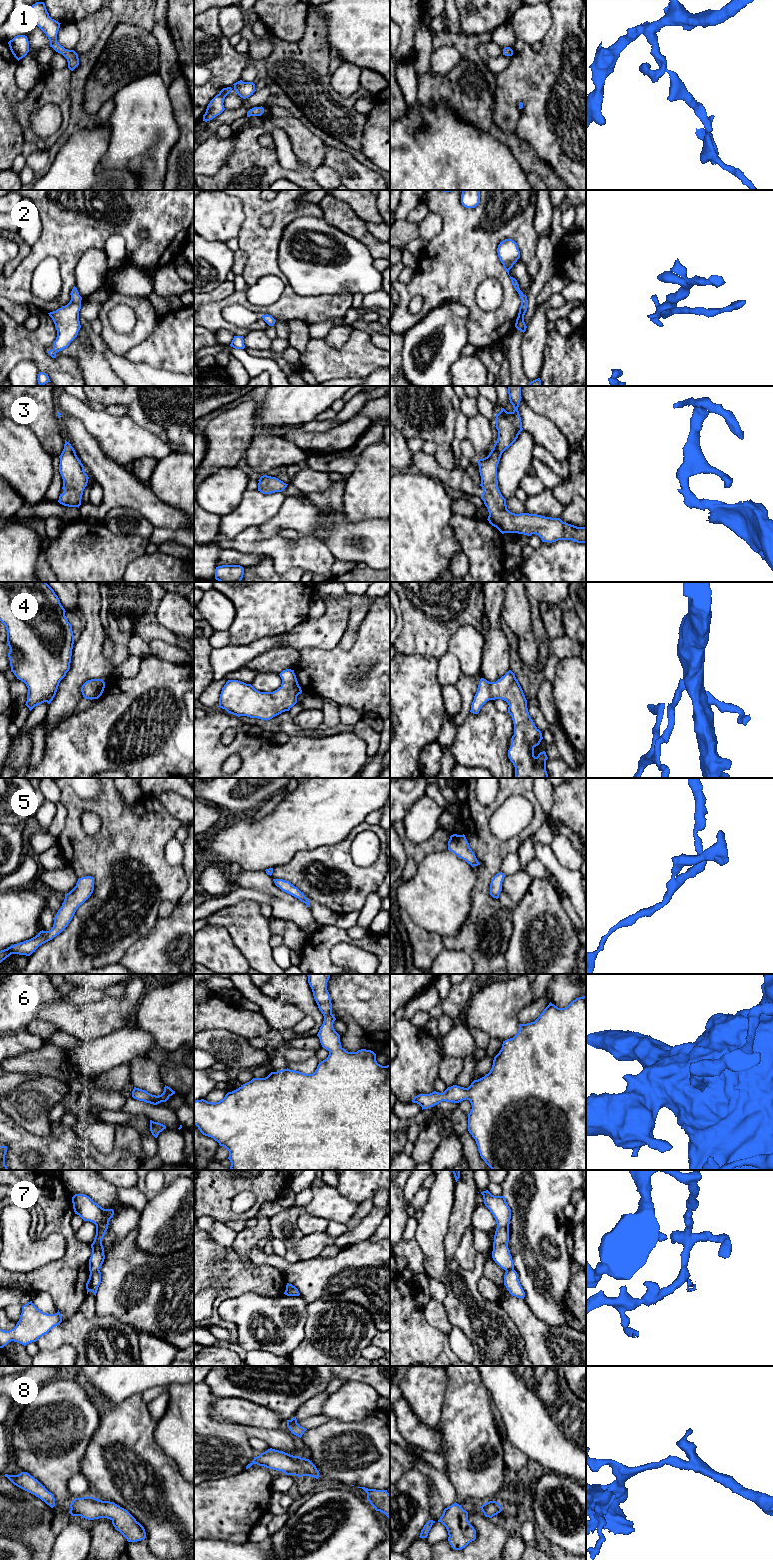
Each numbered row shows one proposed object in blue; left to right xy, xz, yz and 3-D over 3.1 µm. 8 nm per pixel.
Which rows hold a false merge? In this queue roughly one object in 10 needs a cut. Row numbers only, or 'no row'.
7

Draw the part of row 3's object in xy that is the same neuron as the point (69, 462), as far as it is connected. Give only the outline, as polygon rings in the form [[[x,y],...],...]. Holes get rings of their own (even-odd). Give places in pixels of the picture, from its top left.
[[[66,440],[59,458],[59,472],[63,479],[64,493],[60,494],[58,502],[64,506],[79,508],[89,477],[74,448]]]

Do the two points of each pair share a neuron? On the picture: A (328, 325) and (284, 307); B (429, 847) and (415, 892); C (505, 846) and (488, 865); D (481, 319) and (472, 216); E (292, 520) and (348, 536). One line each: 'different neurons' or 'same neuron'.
A: different neurons
B: different neurons
C: same neuron
D: same neuron
E: same neuron

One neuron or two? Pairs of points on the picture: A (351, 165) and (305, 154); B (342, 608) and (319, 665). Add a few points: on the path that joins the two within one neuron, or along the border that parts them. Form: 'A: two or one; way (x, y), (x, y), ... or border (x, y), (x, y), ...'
A: two; border (328, 146), (322, 164)
B: two; border (337, 645), (331, 649), (302, 649)

